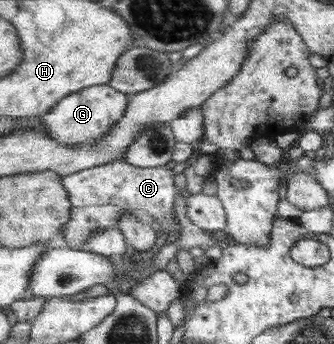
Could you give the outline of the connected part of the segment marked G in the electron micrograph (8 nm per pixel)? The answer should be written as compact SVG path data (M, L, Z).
M110 84L94 85L61 99L47 114L41 116L42 129L51 137L67 143L96 143L111 134L129 107L128 95Z

